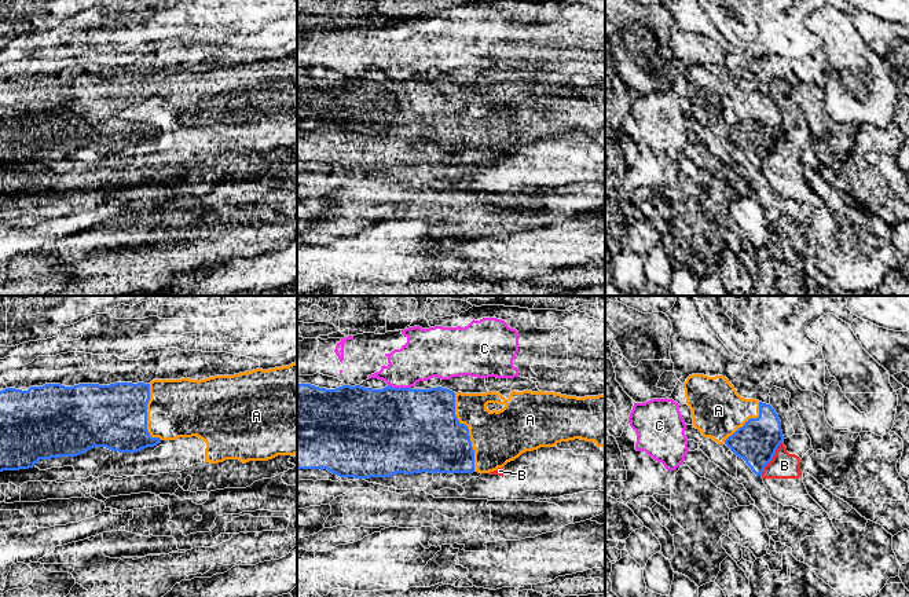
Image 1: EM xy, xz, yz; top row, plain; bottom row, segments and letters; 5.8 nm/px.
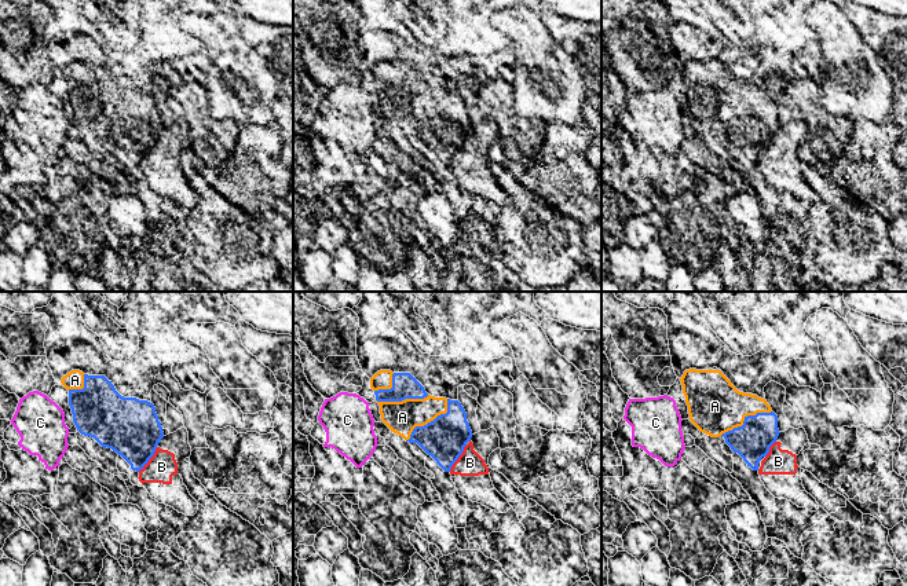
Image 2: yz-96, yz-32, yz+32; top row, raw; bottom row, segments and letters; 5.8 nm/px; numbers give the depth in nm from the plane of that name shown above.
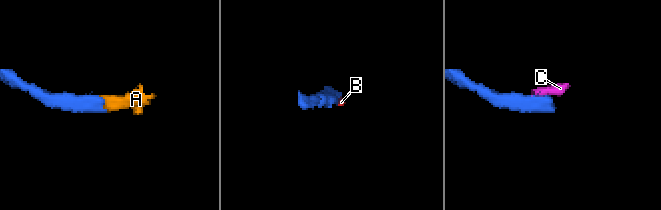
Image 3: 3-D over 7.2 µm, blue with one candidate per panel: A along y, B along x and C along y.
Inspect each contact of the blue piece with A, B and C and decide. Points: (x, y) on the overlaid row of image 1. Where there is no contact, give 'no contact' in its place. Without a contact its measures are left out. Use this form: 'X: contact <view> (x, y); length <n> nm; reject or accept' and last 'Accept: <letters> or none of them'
A: contact xz (468, 432); length 480 nm; accept
B: contact yz (772, 458); length 240 nm; reject
C: contact xz (399, 388); length 140 nm; reject
Accept: A

